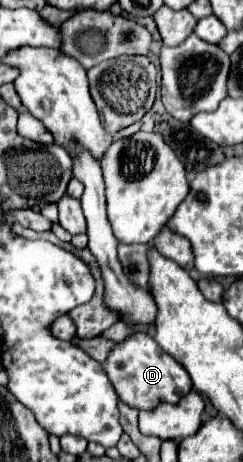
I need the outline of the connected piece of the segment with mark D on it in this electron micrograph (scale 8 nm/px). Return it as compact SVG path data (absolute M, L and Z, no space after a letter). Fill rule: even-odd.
M131 333L123 341L115 343L103 363L105 373L119 397L129 407L153 411L159 403L177 403L183 395L191 391L189 375L177 367L177 361L171 355L165 355L161 347L157 347L155 339L147 333Z

